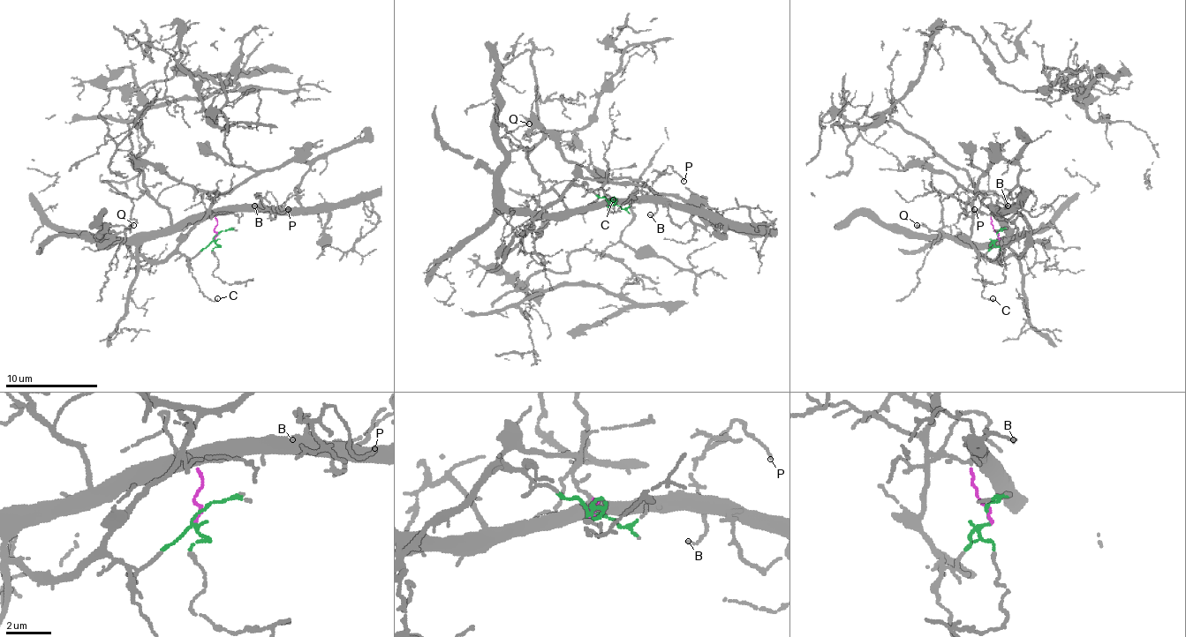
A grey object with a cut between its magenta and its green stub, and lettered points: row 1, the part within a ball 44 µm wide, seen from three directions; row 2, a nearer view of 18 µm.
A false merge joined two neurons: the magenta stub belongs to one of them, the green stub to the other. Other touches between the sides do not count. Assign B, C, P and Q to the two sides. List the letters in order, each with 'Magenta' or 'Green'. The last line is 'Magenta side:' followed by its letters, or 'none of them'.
B: Magenta
C: Green
P: Magenta
Q: Magenta
Magenta side: B, P, Q

